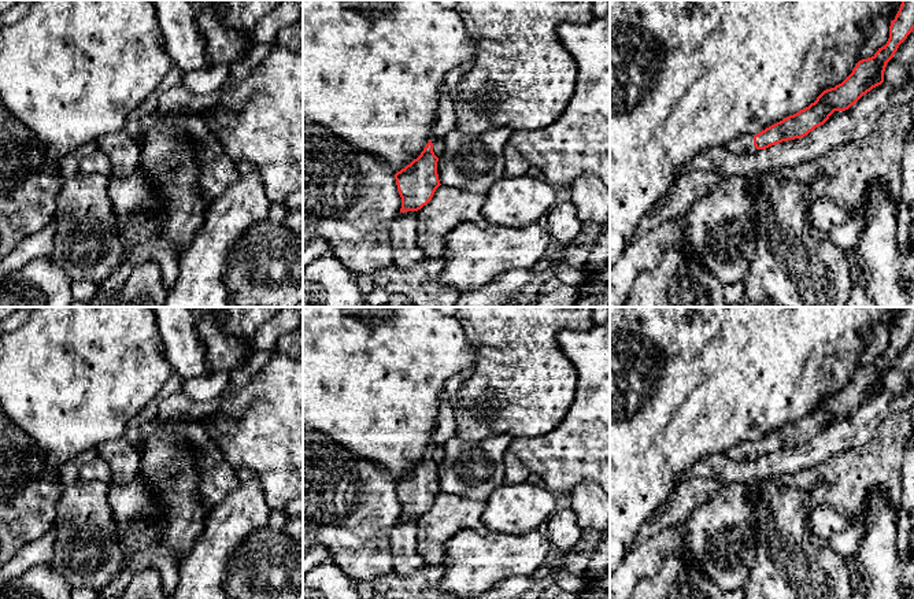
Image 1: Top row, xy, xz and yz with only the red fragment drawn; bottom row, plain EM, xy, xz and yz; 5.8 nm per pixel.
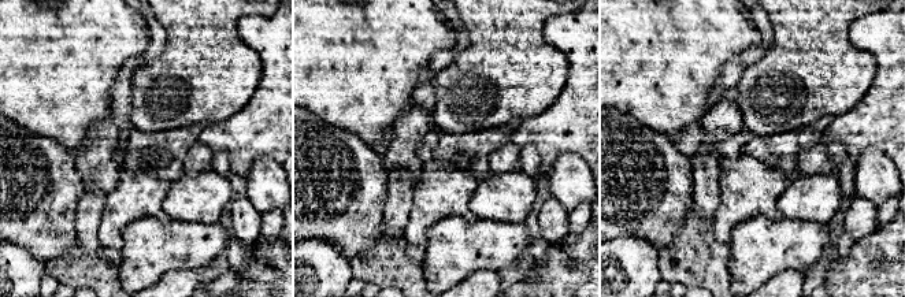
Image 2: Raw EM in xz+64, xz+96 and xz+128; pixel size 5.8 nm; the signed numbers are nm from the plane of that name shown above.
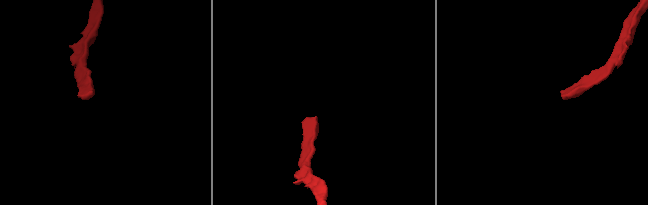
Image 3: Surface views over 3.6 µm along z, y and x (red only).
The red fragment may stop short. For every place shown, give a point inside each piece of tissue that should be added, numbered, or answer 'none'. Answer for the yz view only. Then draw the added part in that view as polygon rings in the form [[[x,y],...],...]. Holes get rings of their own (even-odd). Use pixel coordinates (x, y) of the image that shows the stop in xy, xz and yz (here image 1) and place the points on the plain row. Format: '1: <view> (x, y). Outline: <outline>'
1: yz (742, 451). Outline: [[[741,441],[741,443],[733,445],[725,455],[733,461],[745,461],[745,459],[750,459],[750,456],[752,454],[755,454],[754,443],[752,441]]]

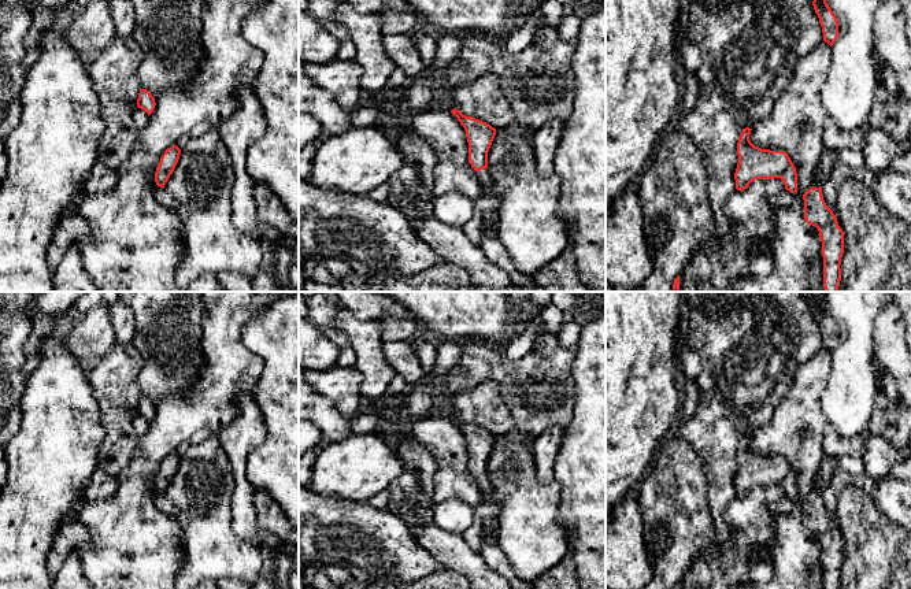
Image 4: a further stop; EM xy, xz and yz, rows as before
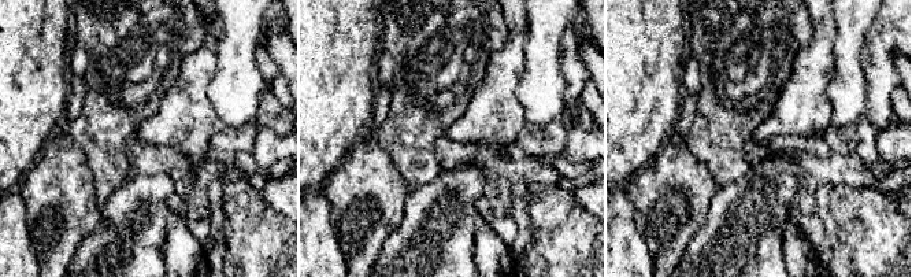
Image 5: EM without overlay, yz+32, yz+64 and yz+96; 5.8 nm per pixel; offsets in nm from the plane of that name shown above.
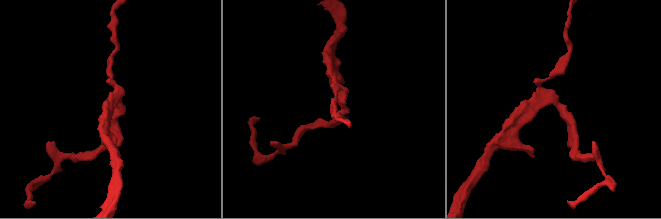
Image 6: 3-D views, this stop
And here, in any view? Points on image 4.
1: xz (484, 482). Outline: [[[482,475],[477,479],[478,486],[482,492],[484,499],[490,499],[493,496],[493,486],[490,485],[489,477]]]

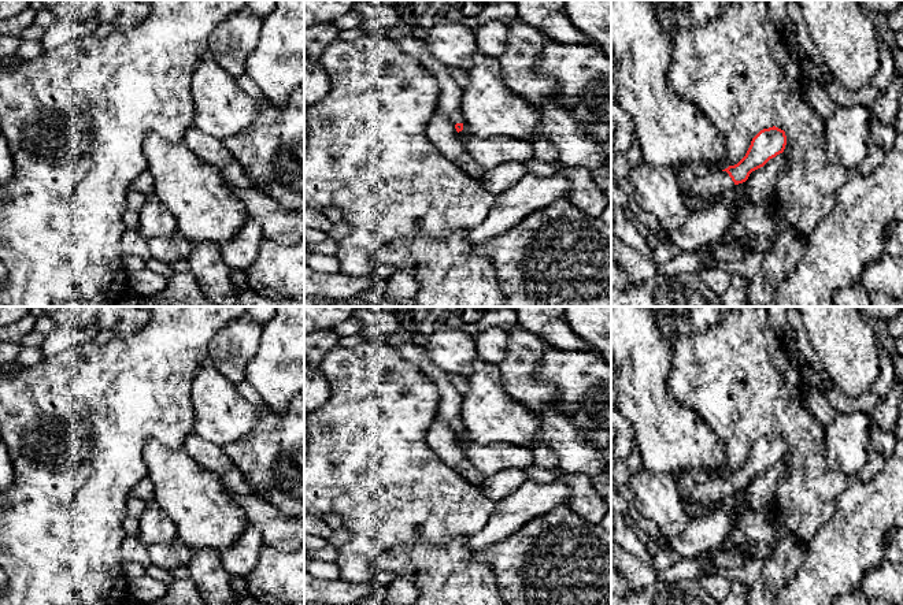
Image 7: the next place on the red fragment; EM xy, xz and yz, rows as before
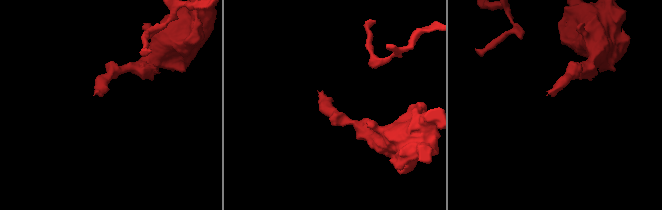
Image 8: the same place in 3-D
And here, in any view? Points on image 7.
1: yz (713, 489). Outline: [[[711,475],[696,480],[691,497],[685,498],[681,495],[681,500],[686,506],[695,502],[717,504],[734,495],[734,493],[734,489],[726,478]]]

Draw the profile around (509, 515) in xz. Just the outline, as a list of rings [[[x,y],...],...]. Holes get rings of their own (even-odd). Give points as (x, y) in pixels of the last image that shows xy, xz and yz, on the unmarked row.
[[[526,479],[514,493],[495,502],[486,526],[469,538],[469,545],[477,552],[502,542],[537,516],[567,505],[570,497],[571,489],[562,479],[551,483]]]

